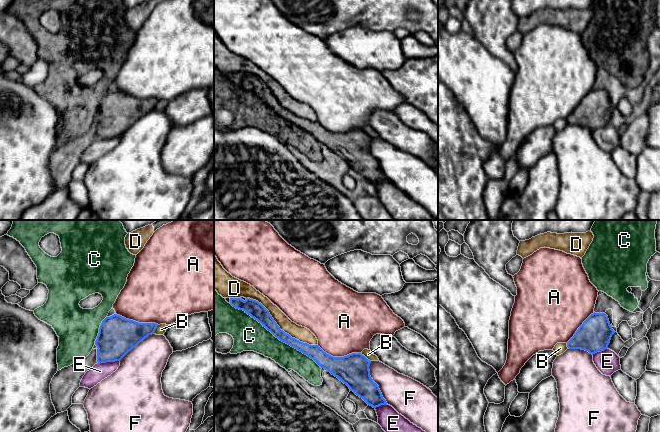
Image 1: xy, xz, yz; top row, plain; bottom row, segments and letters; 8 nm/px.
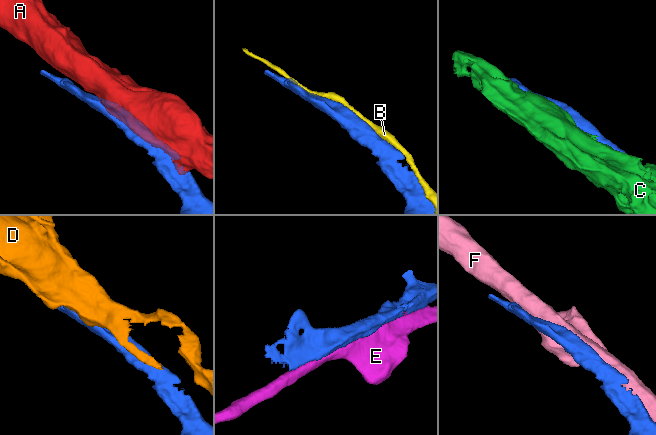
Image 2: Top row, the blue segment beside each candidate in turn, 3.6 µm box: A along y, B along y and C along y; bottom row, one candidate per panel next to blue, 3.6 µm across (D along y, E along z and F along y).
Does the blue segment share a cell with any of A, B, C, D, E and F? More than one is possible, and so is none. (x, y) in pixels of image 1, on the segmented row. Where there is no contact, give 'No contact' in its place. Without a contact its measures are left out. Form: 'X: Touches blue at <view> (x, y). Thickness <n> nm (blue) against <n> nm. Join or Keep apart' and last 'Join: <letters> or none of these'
A: Touches blue at xz (339, 357). Thickness 260 nm (blue) against 460 nm. Keep apart
B: Touches blue at xz (364, 356). Thickness 260 nm (blue) against 70 nm. Keep apart
C: Touches blue at xz (275, 336). Thickness 130 nm (blue) against 260 nm. Keep apart
D: Touches blue at xz (279, 327). Thickness 140 nm (blue) against 120 nm. Keep apart
E: Touches blue at xy (108, 361). Thickness 300 nm (blue) against 140 nm. Keep apart
F: Touches blue at xz (374, 382). Thickness 260 nm (blue) against 280 nm. Keep apart
Join: none of these

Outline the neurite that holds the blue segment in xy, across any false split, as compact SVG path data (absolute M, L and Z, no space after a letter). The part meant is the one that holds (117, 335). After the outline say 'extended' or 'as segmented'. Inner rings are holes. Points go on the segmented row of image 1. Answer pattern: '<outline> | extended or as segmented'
M117 314L106 317L95 341L97 362L120 361L145 338L154 334L157 326L156 323L139 323Z | as segmented

